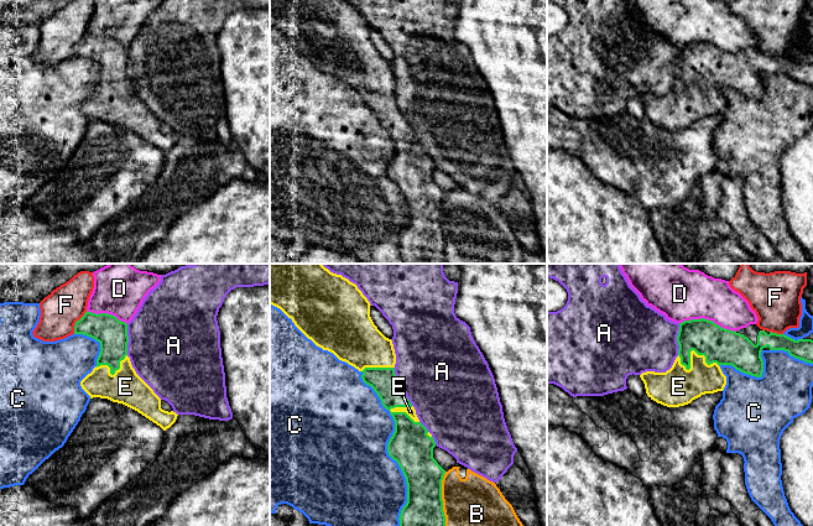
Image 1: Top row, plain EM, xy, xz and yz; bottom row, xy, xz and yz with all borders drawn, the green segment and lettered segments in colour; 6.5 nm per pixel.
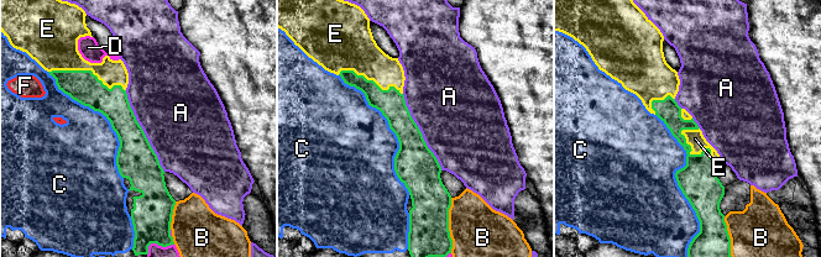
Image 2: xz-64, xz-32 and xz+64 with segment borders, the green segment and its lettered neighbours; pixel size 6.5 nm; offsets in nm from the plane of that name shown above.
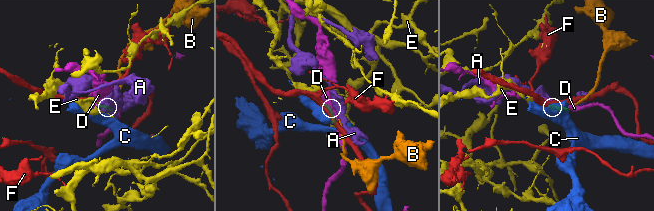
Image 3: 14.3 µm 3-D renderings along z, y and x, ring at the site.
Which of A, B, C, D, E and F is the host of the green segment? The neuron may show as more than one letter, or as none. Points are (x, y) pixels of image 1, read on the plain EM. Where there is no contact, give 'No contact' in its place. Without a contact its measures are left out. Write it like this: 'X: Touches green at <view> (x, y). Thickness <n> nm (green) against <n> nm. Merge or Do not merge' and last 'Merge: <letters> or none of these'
A: Touches green at xz (399, 109). Thickness 170 nm (green) against 480 nm. Do not merge
B: Touches green at xz (442, 229). Thickness 300 nm (green) against 440 nm. Do not merge
C: Touches green at xz (387, 171). Thickness 280 nm (green) against 500 nm. Do not merge
D: Touches green at yz (707, 42). Thickness 240 nm (green) against 280 nm. Do not merge
E: Touches green at yz (689, 76). Thickness 240 nm (green) against 260 nm. Merge
F: Touches green at xy (76, 45). Thickness 200 nm (green) against 260 nm. Do not merge
Merge: E

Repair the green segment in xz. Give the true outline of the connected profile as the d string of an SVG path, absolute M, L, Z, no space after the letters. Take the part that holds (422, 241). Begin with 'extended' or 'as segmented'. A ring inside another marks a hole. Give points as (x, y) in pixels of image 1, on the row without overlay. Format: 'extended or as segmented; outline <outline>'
extended; outline M270 0L270 27L291 41L317 69L363 95L363 104L374 111L395 144L387 176L400 188L407 207L407 225L398 240L400 254L406 264L445 264L442 223L445 193L433 181L436 165L432 157L419 145L415 130L397 106L392 63L374 47L368 21L345 0Z

